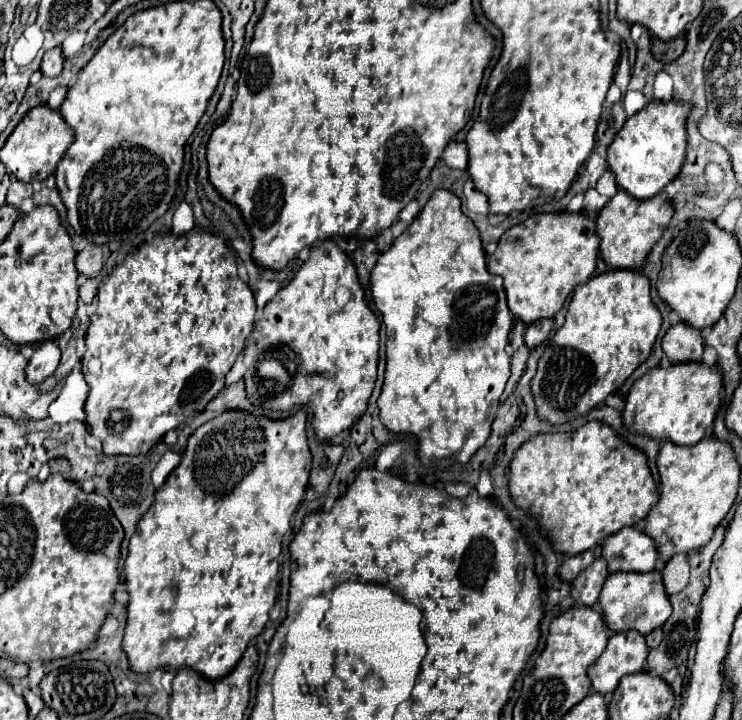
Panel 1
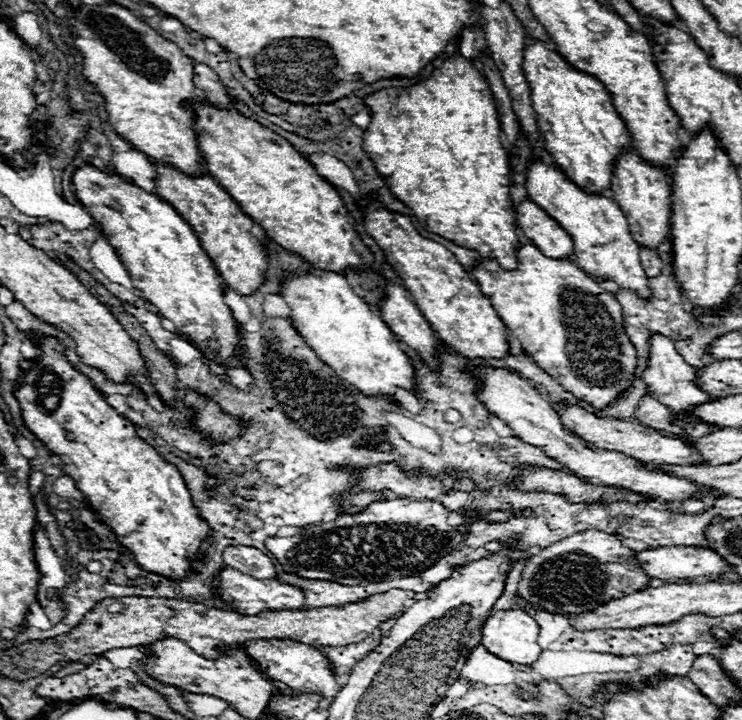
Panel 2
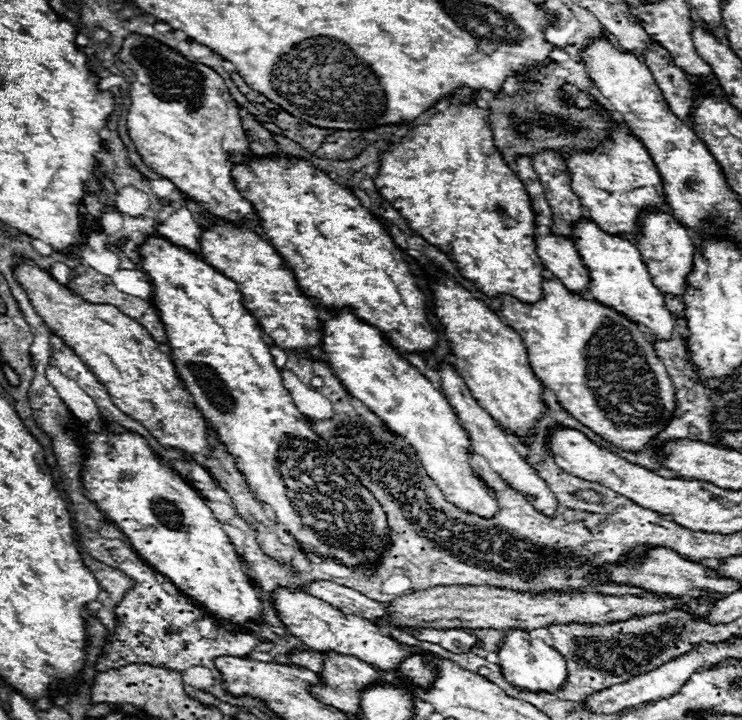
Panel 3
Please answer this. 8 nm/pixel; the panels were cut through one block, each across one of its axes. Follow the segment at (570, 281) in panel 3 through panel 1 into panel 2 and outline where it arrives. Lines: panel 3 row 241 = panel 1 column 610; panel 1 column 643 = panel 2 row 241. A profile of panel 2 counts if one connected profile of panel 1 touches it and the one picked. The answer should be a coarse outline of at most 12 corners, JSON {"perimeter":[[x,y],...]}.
{"perimeter":[[530,200],[518,206],[518,226],[542,254],[572,256],[572,238]]}

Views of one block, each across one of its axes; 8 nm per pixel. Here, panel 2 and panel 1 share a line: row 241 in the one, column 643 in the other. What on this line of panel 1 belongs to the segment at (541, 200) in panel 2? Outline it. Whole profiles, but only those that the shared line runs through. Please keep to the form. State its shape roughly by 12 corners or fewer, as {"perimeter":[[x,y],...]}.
{"perimeter":[[612,572],[600,594],[612,632],[650,634],[672,614],[662,574]]}

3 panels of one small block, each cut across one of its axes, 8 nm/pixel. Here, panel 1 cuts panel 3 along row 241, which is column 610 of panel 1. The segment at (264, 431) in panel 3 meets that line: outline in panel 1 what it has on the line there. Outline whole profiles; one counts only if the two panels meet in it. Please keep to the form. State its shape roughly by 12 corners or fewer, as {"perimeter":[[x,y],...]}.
{"perimeter":[[650,100],[608,148],[616,184],[638,200],[686,158],[682,100]]}

